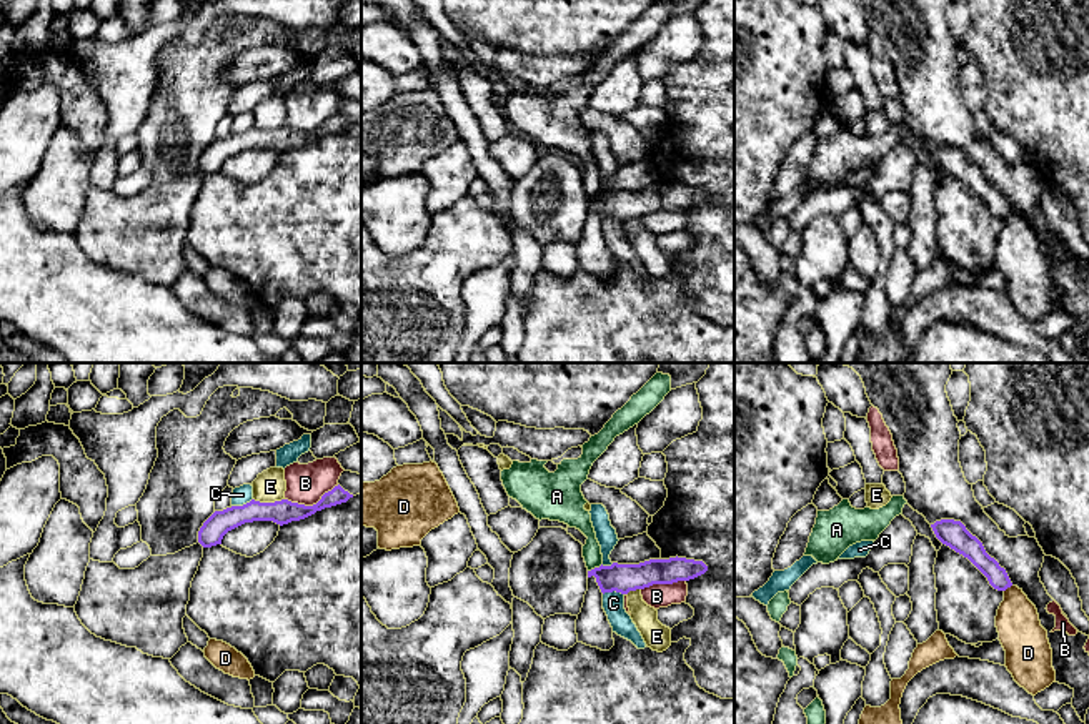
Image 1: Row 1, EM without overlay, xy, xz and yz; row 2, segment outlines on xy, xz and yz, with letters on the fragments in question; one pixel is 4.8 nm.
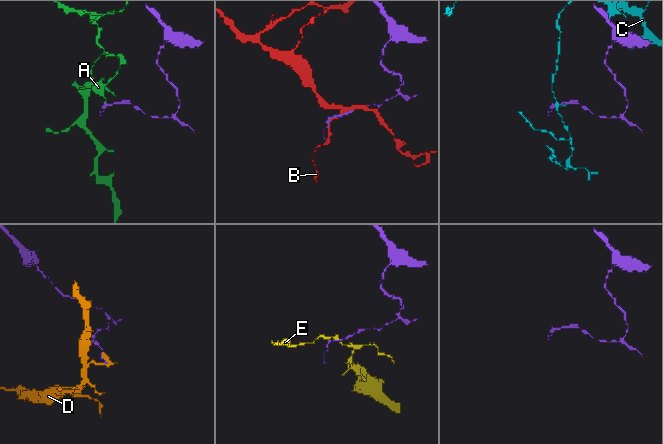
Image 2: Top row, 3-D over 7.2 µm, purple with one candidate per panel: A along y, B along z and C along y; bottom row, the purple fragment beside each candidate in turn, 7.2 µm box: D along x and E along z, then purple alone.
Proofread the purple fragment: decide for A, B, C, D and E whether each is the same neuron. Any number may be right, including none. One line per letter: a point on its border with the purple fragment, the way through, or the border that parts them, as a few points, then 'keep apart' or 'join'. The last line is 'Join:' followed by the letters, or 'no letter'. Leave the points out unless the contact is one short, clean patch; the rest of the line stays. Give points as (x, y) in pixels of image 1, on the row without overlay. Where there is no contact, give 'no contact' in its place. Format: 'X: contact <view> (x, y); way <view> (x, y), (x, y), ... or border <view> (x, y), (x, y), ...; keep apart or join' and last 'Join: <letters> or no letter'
A: contact xz (595, 195); border xz (601, 190), (588, 198); keep apart
B: contact xy (313, 132); keep apart
C: contact xy (243, 132); border xy (252, 125), (232, 133); keep apart
D: contact yz (1008, 213); border yz (1011, 212), (1004, 218); keep apart
E: contact xy (268, 130); border xy (253, 125), (260, 128), (283, 127); keep apart
Join: no letter

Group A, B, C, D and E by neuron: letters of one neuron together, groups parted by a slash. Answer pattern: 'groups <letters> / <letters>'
groups A / B / C / D / E

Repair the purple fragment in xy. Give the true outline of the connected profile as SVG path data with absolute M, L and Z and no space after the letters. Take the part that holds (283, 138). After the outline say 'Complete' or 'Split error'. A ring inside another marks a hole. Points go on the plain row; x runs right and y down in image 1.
M338 112L331 118L325 120L321 126L313 133L291 130L288 126L275 130L260 130L251 126L243 133L231 133L223 138L215 138L200 155L198 170L203 175L211 175L221 171L221 166L228 158L245 150L273 148L283 153L291 148L305 146L325 135L346 130L350 125L353 125L353 121L350 121Z. Complete

